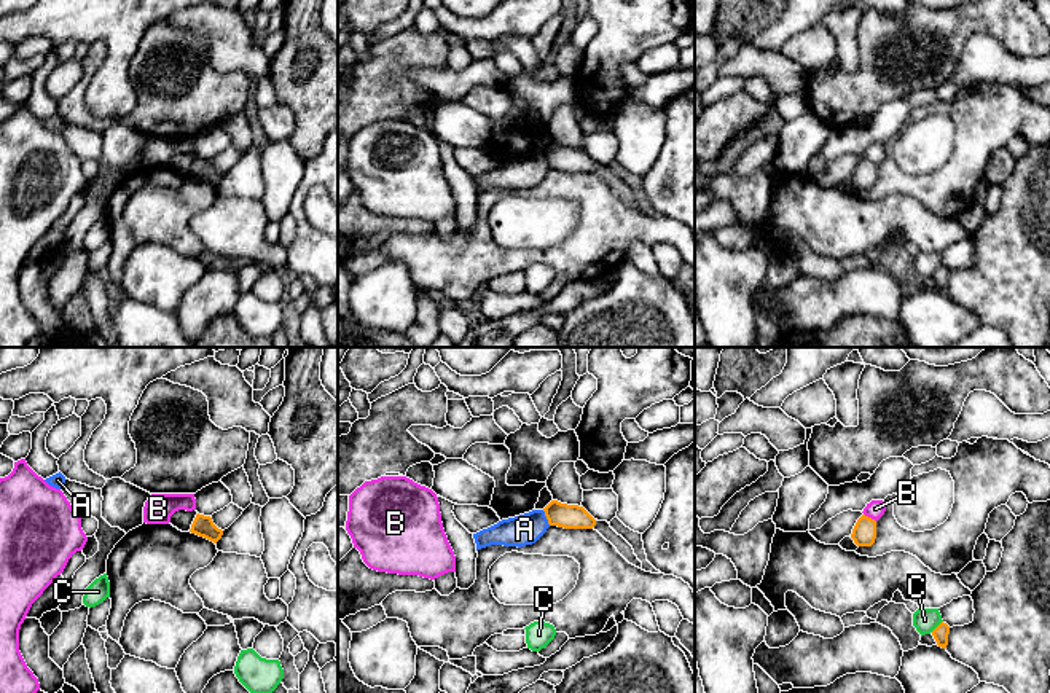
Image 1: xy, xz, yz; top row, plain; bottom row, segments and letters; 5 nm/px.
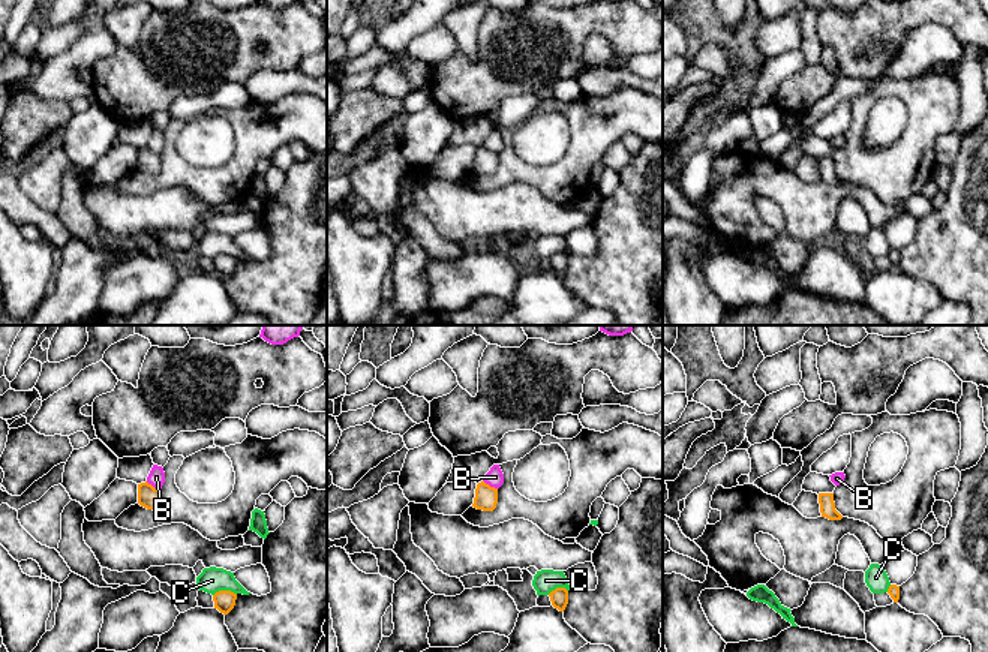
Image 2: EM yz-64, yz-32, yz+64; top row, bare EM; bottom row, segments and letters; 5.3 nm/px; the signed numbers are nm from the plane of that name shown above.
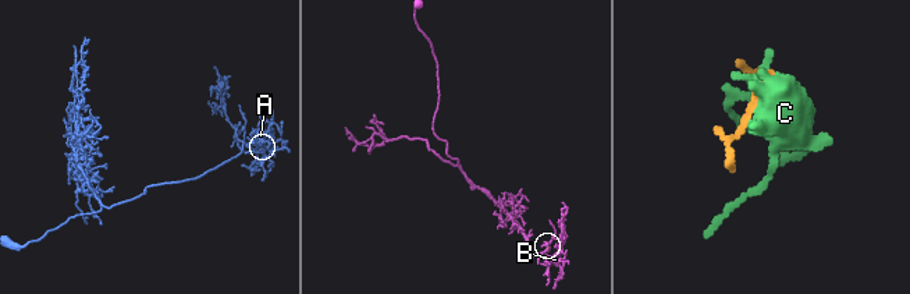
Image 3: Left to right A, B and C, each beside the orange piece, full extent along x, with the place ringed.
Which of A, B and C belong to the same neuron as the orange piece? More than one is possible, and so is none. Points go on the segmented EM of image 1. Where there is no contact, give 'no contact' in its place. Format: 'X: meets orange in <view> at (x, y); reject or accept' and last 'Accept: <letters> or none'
A: meets orange in xz at (547, 518); reject
B: meets orange in yz at (870, 518); reject
C: meets orange in yz at (937, 626); reject
Accept: none

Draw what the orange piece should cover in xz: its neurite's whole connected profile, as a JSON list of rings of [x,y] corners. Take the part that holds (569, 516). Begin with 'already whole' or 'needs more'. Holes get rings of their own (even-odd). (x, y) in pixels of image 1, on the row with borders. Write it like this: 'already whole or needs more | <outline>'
already whole | [[[551,500],[543,511],[550,526],[564,529],[593,529],[596,526],[596,519],[578,505]]]

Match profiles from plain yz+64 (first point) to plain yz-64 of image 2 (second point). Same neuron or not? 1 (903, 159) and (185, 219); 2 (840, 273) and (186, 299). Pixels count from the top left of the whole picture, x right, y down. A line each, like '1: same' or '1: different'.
1: different
2: different

